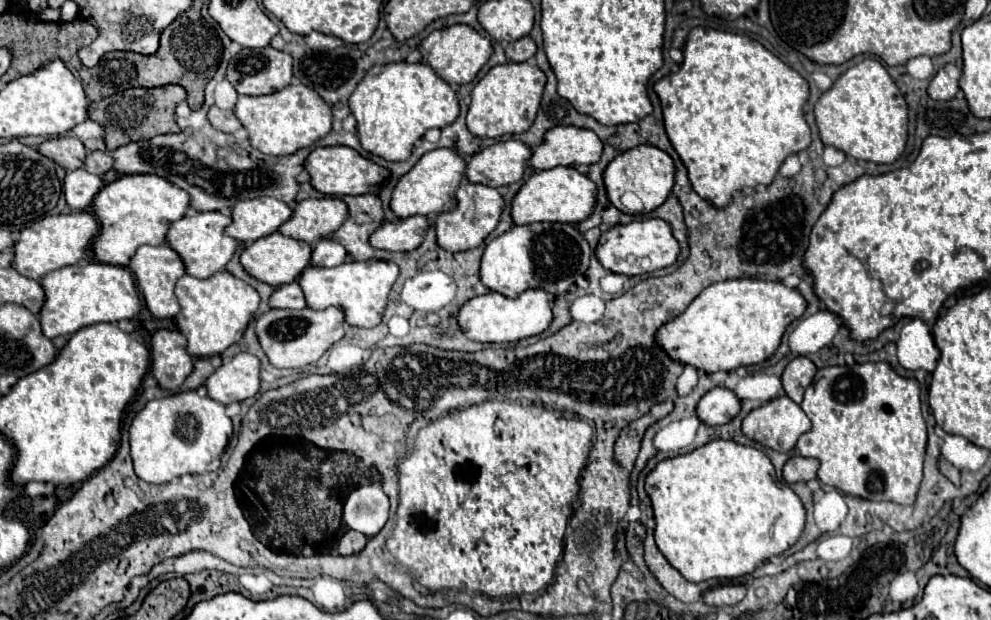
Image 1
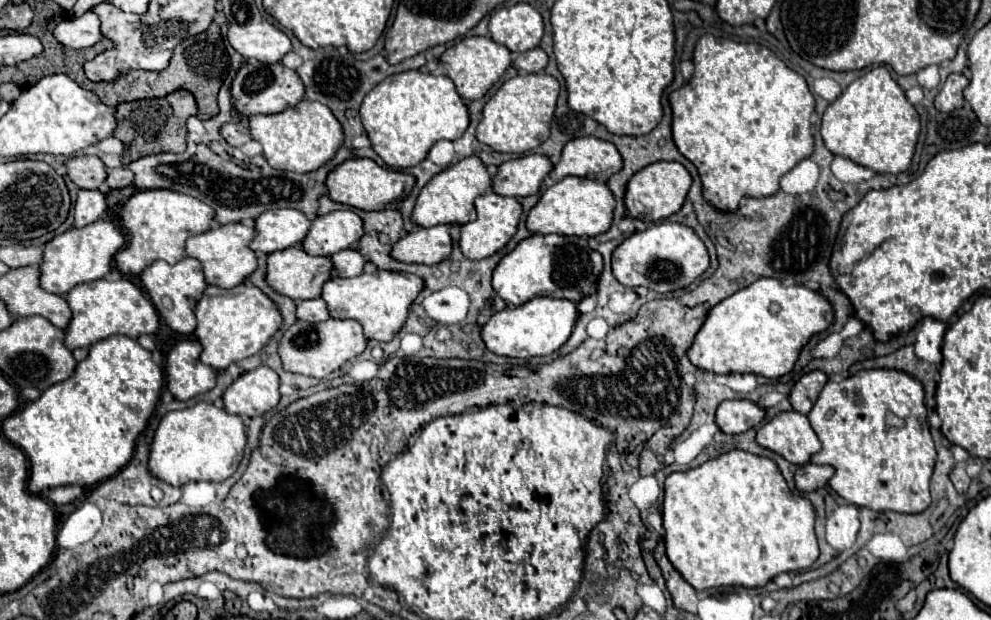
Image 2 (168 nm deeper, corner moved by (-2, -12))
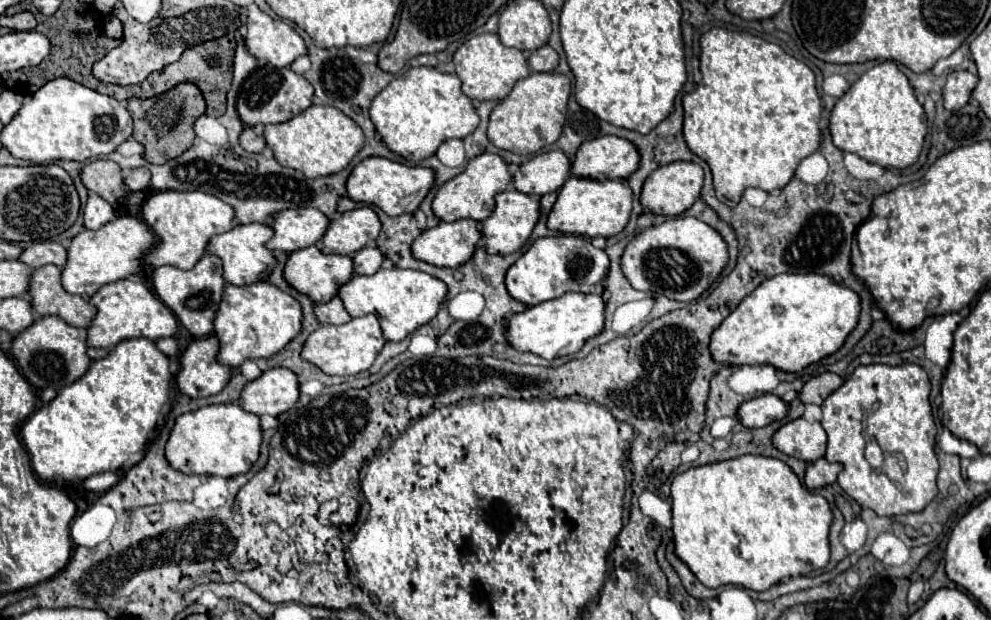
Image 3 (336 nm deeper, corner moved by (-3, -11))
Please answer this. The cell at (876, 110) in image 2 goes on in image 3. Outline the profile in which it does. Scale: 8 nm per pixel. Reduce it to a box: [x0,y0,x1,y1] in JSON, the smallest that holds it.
[830,61,926,169]

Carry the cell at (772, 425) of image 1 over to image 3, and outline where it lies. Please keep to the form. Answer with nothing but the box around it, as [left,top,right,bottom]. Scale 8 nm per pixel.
[772,417,826,463]

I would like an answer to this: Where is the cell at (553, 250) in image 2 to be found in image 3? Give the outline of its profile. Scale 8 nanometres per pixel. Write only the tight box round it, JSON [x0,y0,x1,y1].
[506,235,608,305]

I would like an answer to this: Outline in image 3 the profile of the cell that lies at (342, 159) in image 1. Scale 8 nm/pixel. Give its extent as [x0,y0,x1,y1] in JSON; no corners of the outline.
[346,157,434,215]

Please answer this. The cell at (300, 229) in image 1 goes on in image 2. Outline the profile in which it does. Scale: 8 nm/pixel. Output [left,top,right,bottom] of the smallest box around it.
[303,210,363,256]

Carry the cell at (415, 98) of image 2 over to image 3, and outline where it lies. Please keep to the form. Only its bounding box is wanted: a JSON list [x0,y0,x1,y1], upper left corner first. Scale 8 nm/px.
[370,67,480,163]

